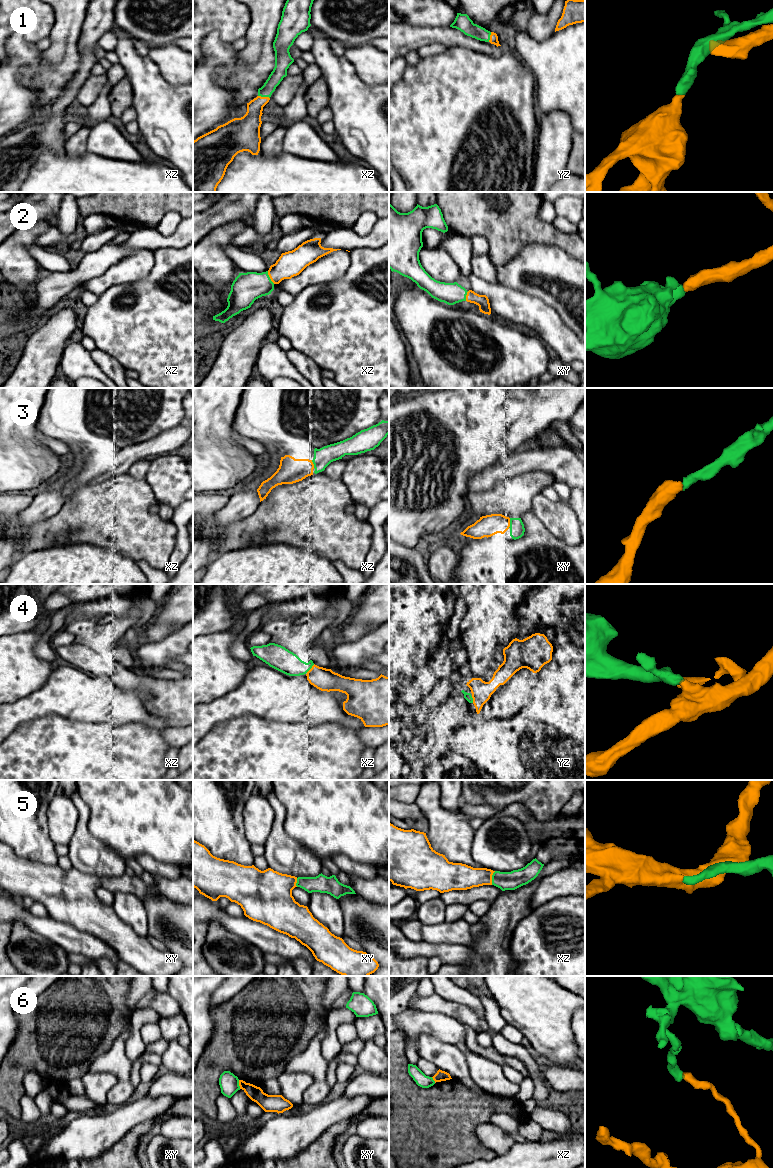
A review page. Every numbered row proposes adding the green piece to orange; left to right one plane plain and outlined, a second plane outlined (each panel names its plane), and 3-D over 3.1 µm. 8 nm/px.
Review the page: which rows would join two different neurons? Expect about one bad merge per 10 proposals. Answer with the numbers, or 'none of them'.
6

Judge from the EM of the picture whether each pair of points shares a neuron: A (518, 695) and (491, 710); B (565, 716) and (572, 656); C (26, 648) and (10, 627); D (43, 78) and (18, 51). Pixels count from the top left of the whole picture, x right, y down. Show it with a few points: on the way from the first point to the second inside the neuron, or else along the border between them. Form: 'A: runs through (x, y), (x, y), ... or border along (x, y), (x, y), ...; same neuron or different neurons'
A: runs through (511, 697), (498, 706); same neuron
B: border along (551, 660), (557, 663), (574, 662); different neurons
C: border along (35, 629), (16, 632), (10, 635); different neurons
D: border along (43, 51), (39, 68), (29, 84), (36, 93); different neurons

